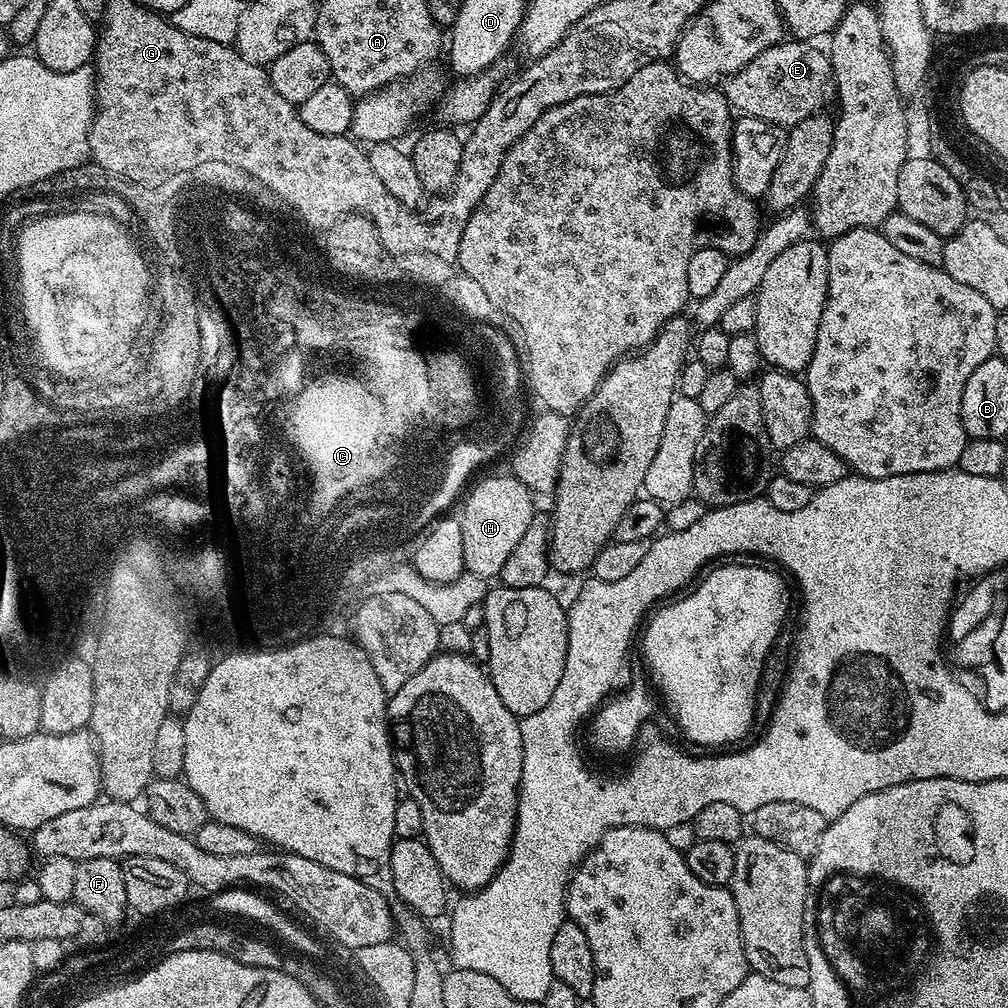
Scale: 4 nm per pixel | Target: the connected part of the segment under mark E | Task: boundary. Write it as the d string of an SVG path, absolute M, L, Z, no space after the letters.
M795 38L785 39L783 42L770 46L758 54L748 63L741 72L736 72L727 77L726 86L722 91L727 98L729 105L740 116L753 116L762 118L762 122L770 122L781 130L793 128L798 122L817 115L827 98L828 92L833 91L834 81L832 79L832 61L827 55L824 56L816 49L817 45L812 42L805 42Z

